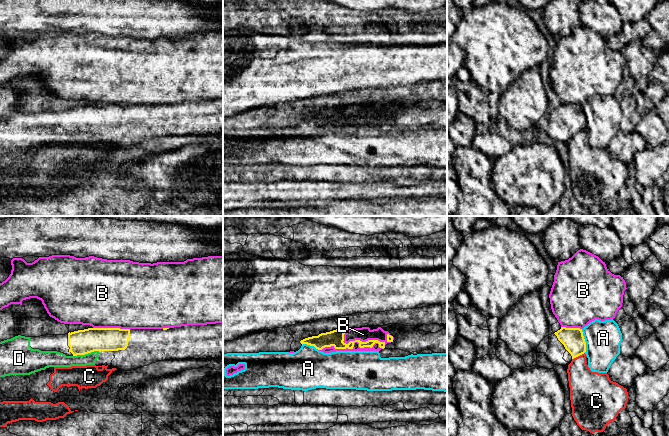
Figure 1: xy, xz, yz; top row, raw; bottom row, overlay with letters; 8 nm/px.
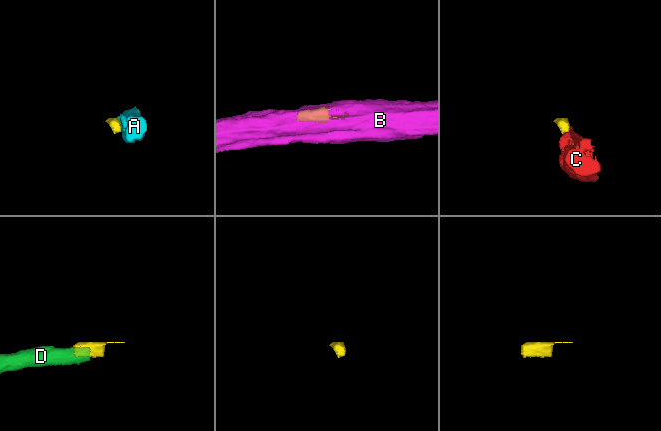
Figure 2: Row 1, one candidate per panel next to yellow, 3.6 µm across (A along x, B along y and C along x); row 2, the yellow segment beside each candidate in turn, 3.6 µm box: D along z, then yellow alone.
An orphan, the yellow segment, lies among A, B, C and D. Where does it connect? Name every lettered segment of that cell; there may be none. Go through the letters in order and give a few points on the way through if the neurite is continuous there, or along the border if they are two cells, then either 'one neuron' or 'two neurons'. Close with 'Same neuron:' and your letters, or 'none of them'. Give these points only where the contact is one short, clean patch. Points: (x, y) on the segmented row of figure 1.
A: two neurons
B: two neurons
C: border yz (584, 352), (572, 359); two neurons
D: way xy (81, 342), (86, 347), (86, 353), (76, 360), (56, 359); one neuron
Same neuron: D

